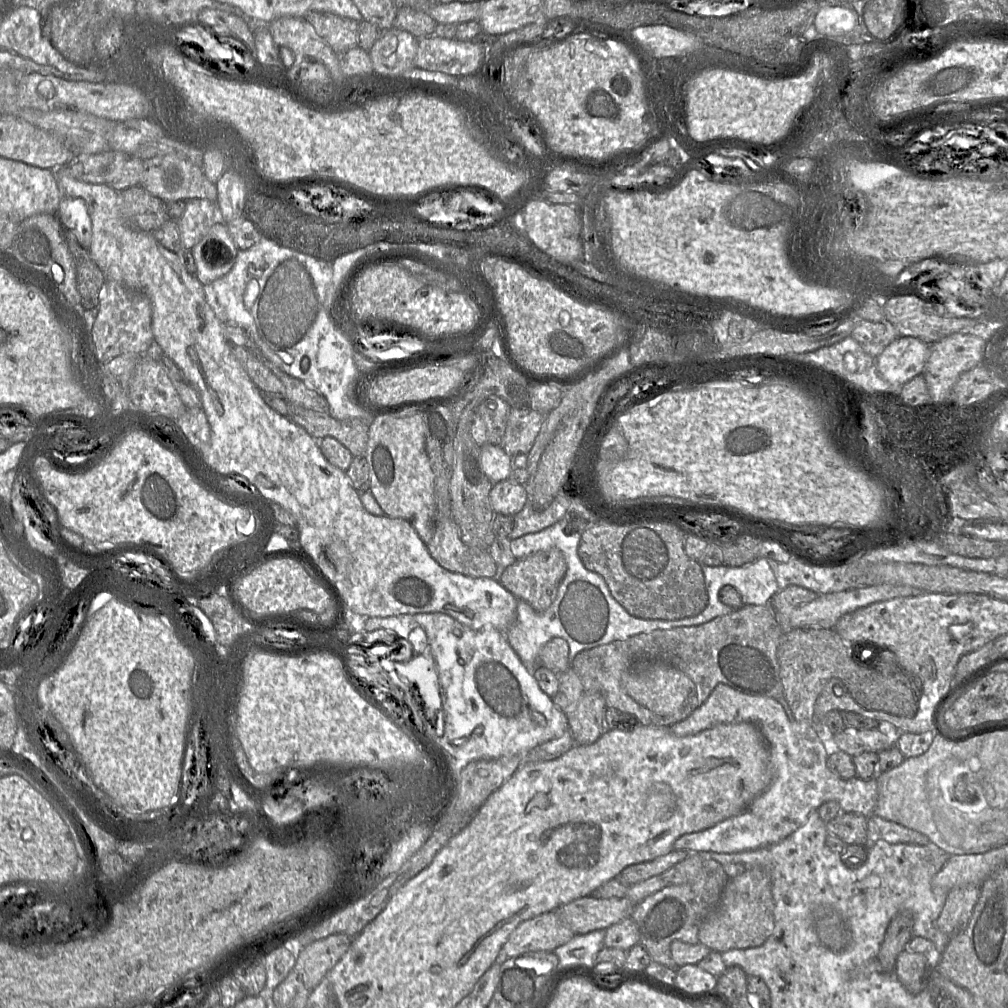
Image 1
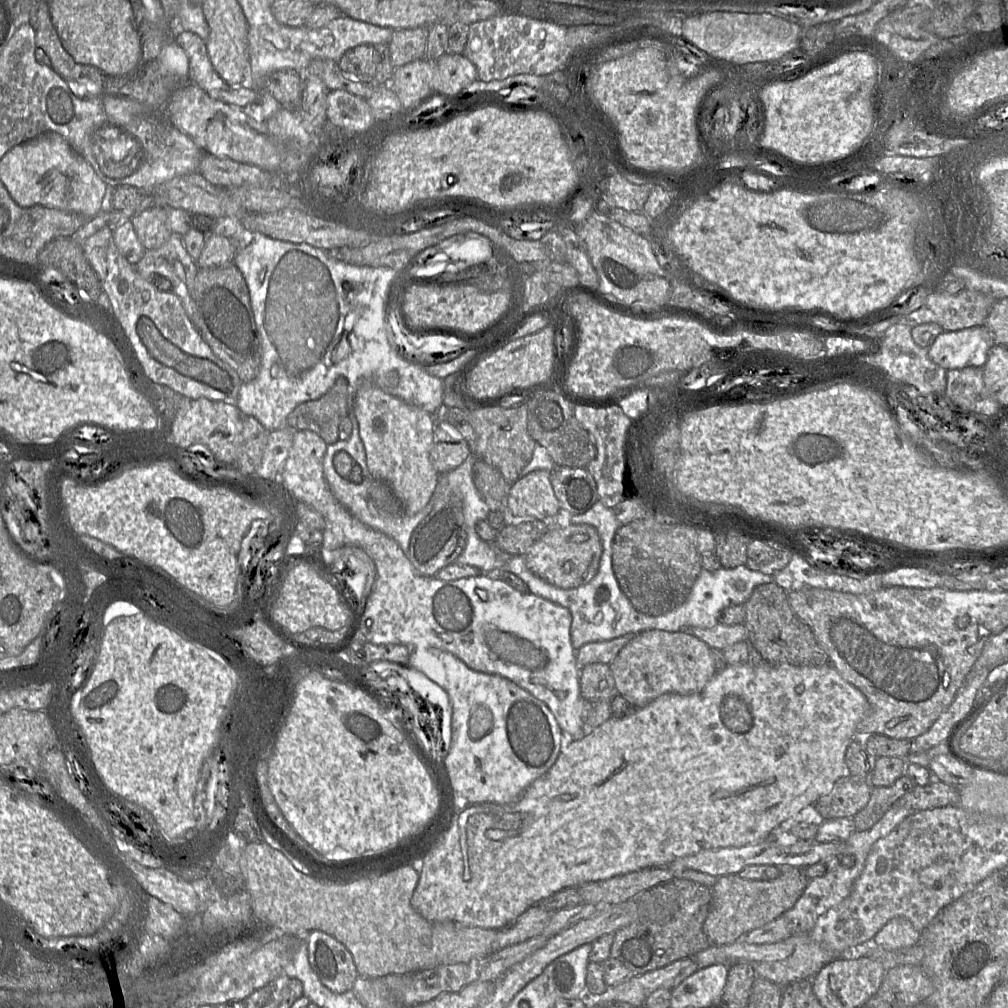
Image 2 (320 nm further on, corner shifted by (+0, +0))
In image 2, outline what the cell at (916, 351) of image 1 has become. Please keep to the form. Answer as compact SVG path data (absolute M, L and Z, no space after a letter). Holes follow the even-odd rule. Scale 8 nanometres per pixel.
M975 326L942 332L928 348L928 355L934 363L946 370L983 368L993 345L991 331L985 326Z

